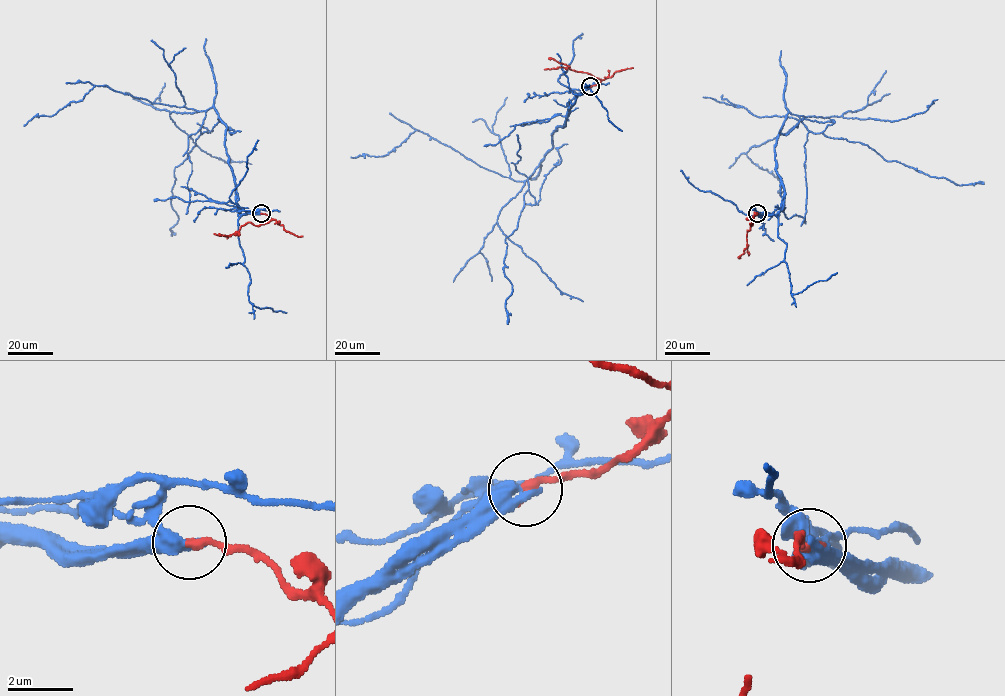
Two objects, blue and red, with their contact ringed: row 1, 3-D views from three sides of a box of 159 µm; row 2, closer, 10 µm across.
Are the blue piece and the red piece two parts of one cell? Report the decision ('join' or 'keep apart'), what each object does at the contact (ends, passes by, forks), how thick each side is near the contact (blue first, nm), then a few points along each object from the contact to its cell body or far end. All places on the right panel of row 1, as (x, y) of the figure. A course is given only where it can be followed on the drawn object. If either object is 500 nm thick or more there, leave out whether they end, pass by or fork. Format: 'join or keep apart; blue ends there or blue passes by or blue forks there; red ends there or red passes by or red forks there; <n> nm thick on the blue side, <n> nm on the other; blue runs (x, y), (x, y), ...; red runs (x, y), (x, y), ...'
keep apart; blue passes by; red ends there; 400 nm thick on the blue side, 240 nm on the other; blue runs (757, 213), (775, 215), (783, 201), (774, 145), (790, 112), (804, 119), (747, 153), (777, 177), (785, 205); red runs (757, 213), (747, 230), (747, 247), (738, 257)

